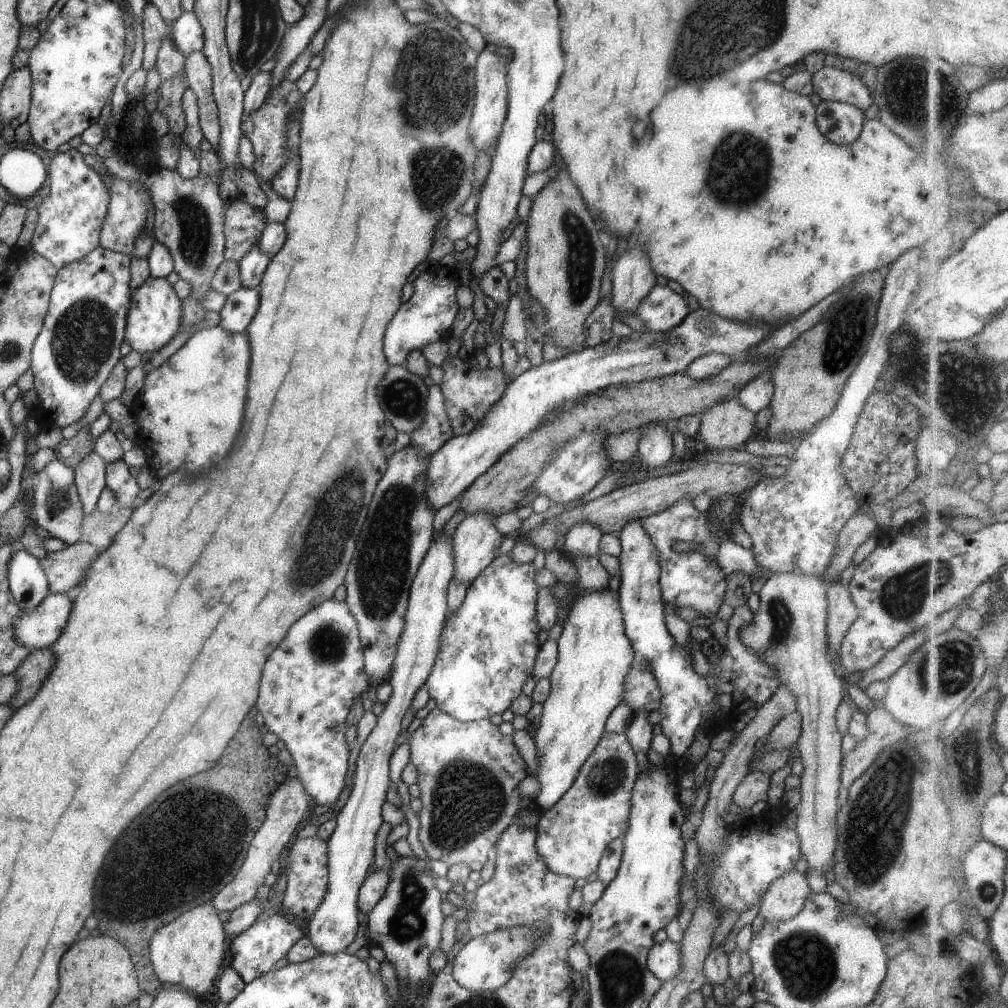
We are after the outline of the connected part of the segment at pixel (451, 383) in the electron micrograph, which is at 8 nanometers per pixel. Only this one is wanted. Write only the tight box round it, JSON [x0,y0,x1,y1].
[439,356,512,437]

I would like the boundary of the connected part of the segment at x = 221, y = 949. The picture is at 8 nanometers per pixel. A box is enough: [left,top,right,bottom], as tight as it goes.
[149,902,227,999]

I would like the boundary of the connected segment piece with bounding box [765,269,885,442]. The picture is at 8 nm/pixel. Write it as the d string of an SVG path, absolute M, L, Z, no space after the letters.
M882 271L861 272L853 276L844 291L823 316L787 346L779 351L778 357L769 368L773 390L770 403L771 417L766 426L766 440L781 440L787 434L789 440L800 440L835 406L843 385L861 356L865 354L869 336L873 334L875 308L879 292L884 284Z

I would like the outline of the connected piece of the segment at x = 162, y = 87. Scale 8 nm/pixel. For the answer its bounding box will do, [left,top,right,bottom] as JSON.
[155,74,188,138]

